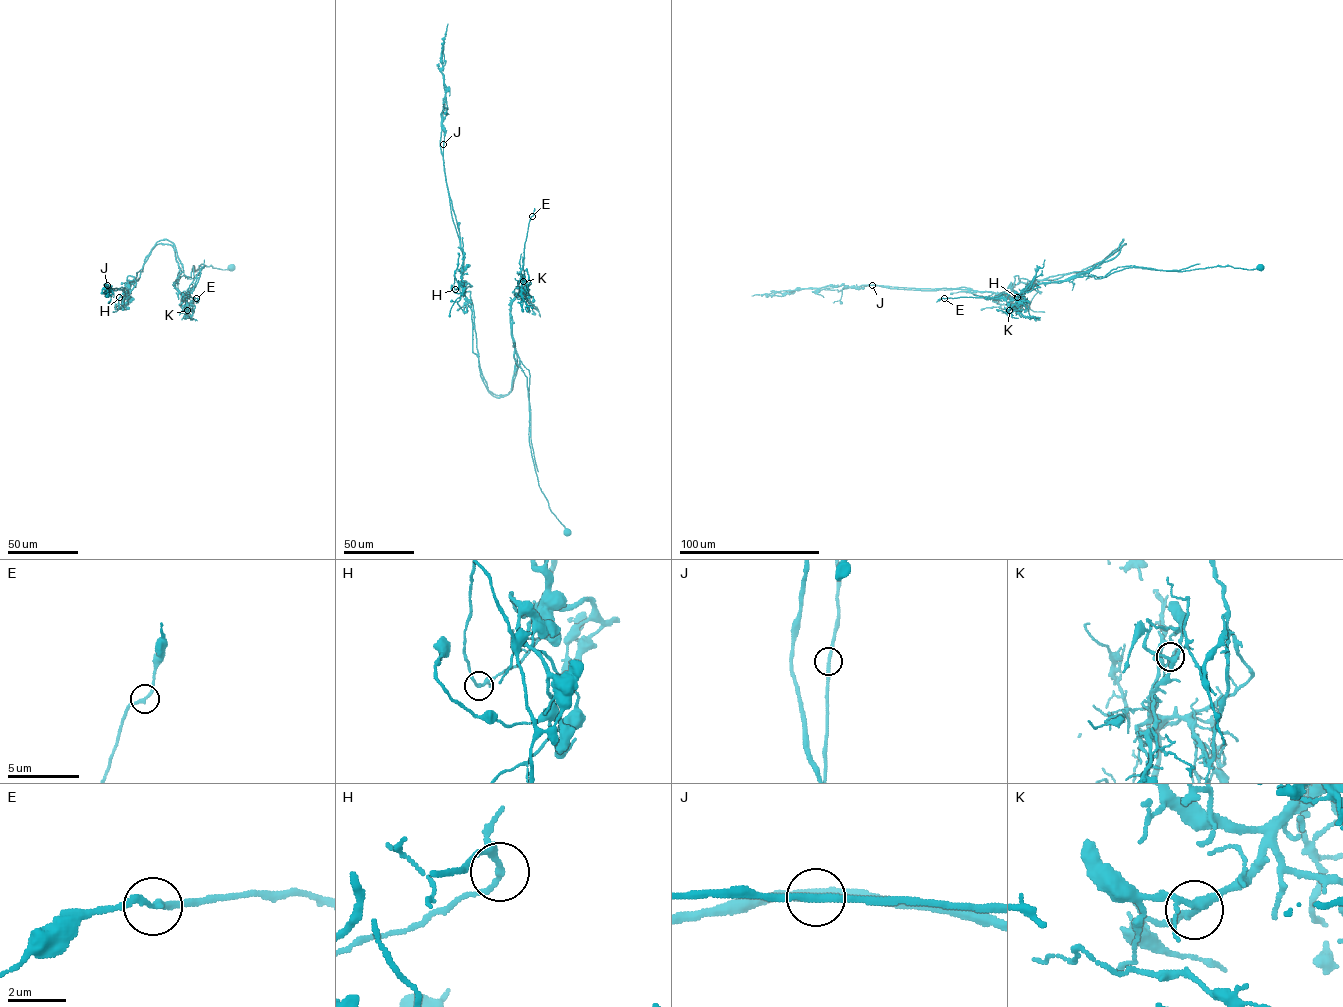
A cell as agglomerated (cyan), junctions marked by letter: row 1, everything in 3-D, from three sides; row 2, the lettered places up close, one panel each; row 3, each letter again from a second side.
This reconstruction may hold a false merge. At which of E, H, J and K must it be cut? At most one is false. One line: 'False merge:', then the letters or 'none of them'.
False merge: H

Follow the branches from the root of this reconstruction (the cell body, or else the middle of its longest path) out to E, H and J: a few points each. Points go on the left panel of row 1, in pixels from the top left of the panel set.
E: (232, 268), (205, 266), (195, 271), (193, 267), (190, 277), (178, 275), (176, 287), (197, 298)
H: (232, 268), (178, 276), (174, 248), (158, 243), (119, 297)
J: (232, 268), (178, 276), (174, 248), (158, 243), (127, 293), (107, 285)

